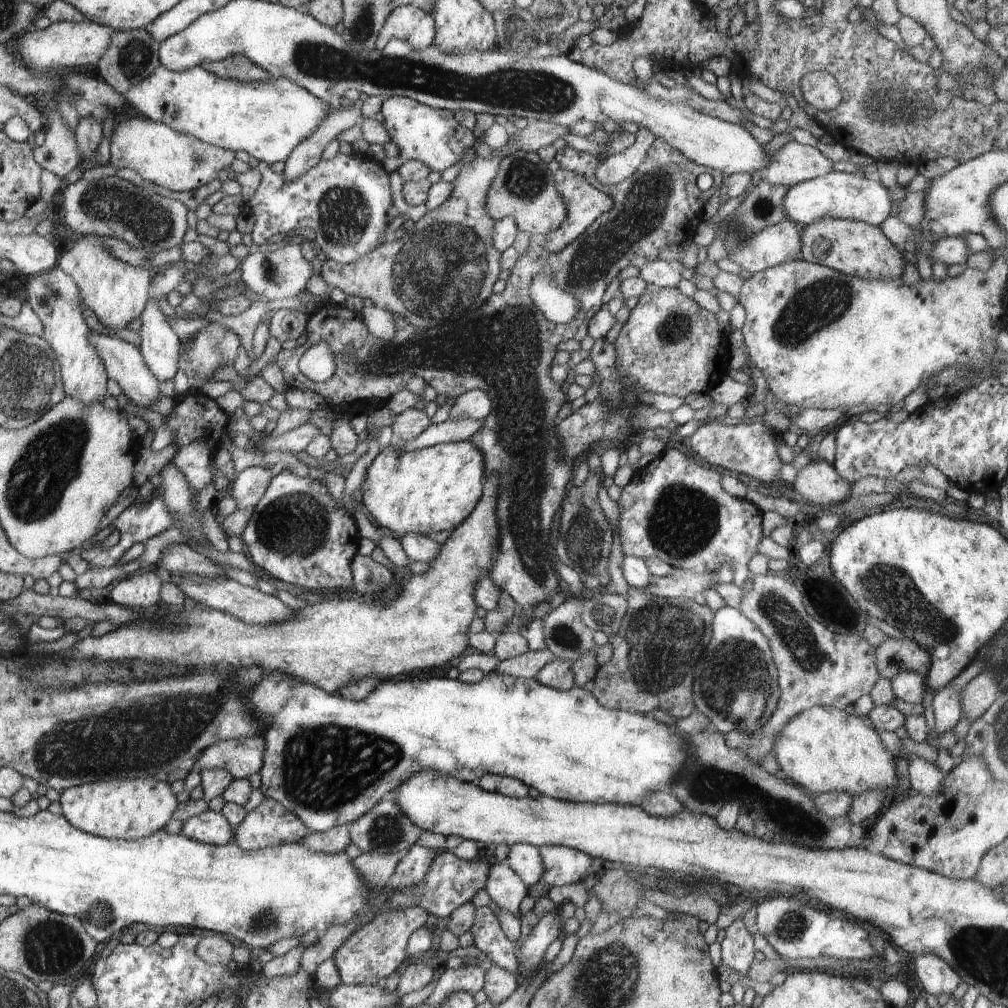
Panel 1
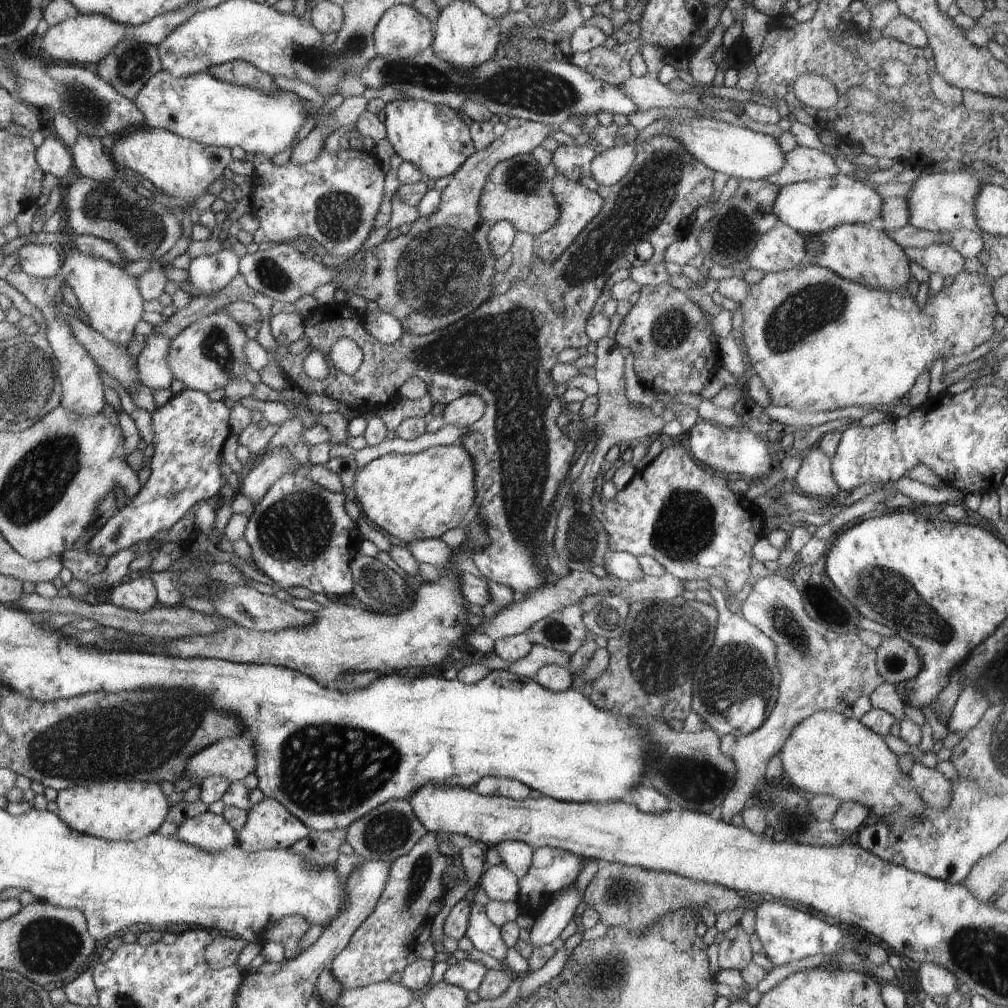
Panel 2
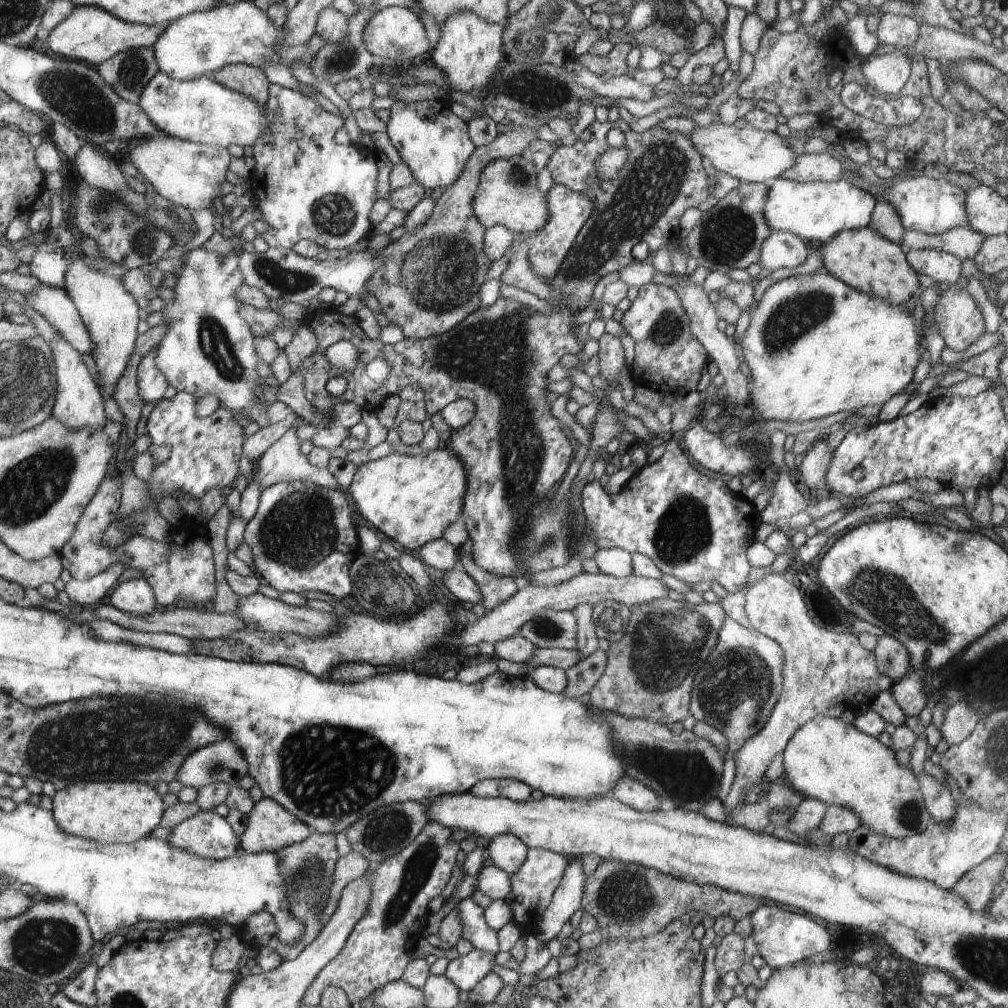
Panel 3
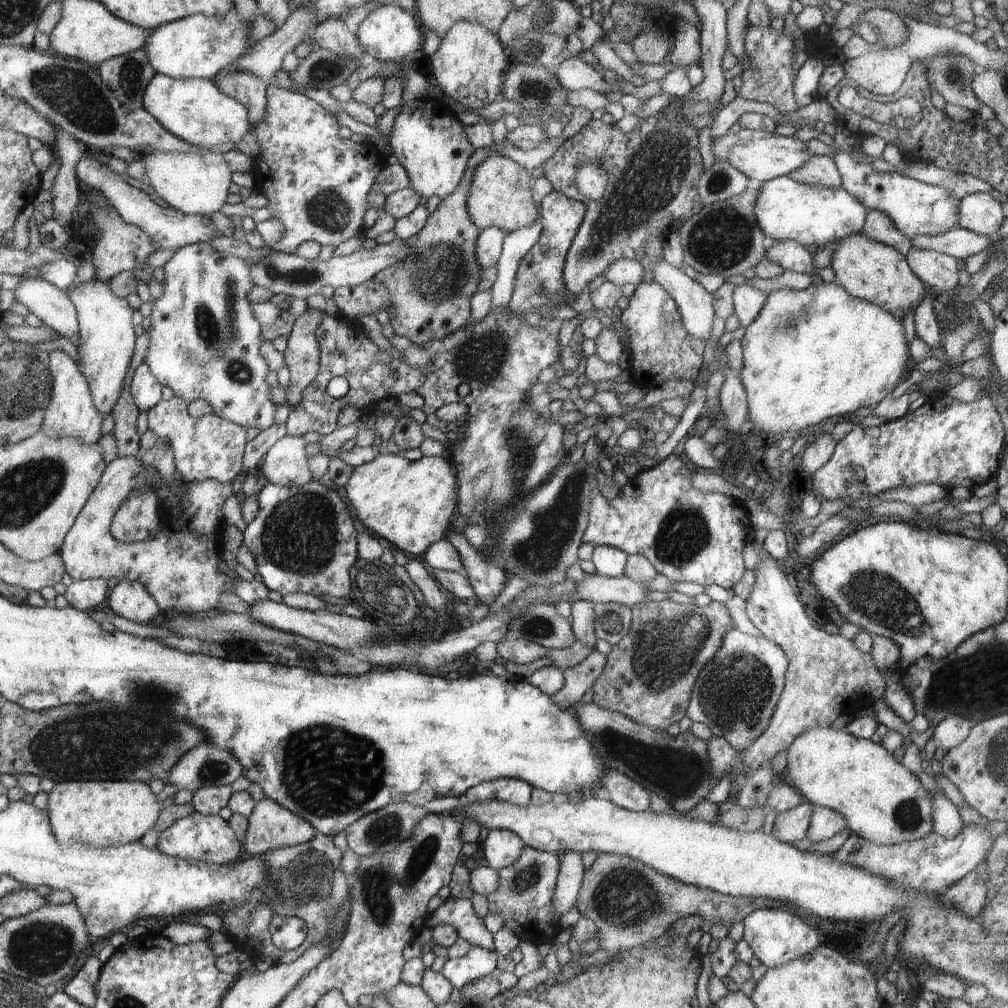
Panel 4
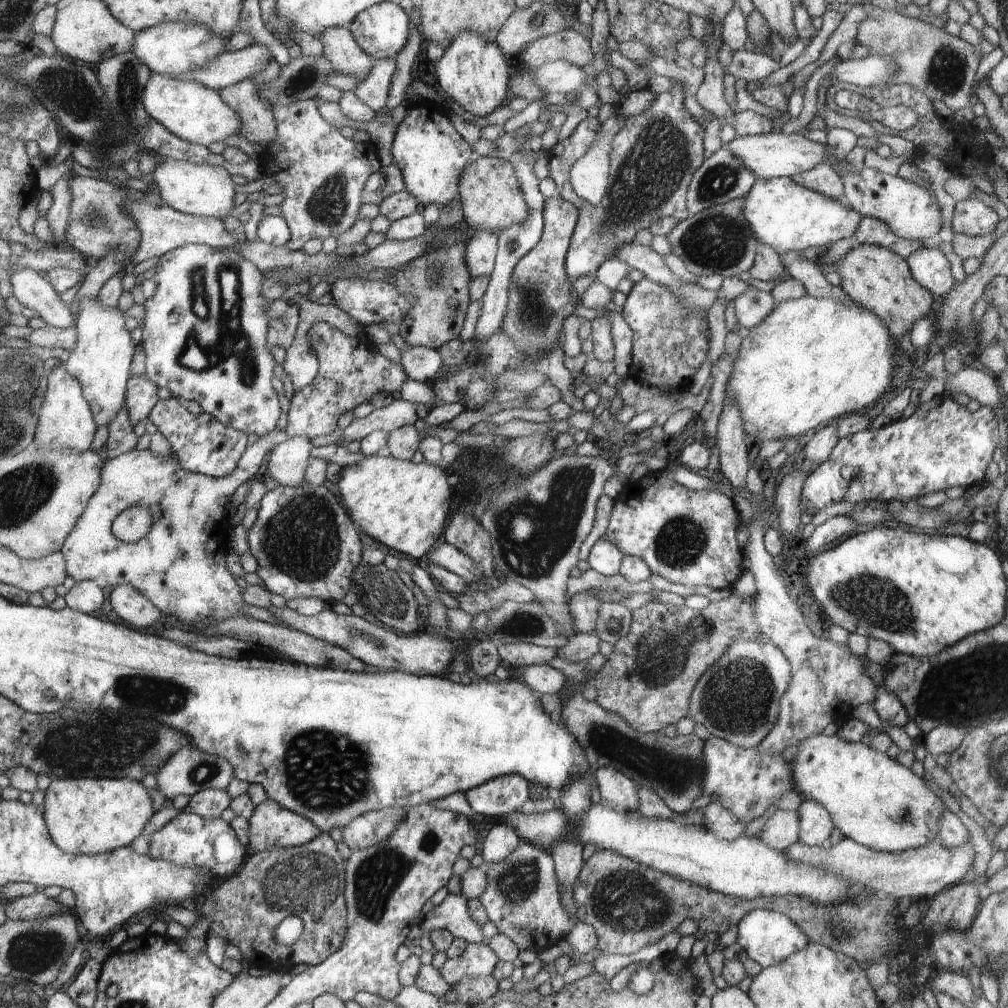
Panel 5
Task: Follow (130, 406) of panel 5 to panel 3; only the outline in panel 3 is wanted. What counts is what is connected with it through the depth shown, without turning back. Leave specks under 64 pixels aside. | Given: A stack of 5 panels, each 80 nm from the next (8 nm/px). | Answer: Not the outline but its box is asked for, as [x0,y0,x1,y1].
[136,346,169,403]

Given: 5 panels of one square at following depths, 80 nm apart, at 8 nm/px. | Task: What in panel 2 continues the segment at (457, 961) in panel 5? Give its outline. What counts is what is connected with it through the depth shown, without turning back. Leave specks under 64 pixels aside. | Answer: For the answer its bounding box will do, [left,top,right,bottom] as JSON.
[443,956,487,993]

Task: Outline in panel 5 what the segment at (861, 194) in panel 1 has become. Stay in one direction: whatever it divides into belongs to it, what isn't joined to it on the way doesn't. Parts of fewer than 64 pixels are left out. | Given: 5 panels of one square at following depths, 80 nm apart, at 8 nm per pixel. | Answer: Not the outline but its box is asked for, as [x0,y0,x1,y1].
[742,177,864,256]

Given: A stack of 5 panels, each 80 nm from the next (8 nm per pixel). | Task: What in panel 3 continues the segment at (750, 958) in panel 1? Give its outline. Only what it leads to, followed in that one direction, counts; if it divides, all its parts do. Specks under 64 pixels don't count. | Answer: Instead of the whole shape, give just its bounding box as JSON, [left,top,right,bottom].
[716,932,750,978]

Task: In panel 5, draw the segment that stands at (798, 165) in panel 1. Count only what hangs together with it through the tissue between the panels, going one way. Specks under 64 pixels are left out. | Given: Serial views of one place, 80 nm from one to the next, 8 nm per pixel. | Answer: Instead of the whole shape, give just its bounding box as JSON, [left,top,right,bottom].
[791,162,845,201]

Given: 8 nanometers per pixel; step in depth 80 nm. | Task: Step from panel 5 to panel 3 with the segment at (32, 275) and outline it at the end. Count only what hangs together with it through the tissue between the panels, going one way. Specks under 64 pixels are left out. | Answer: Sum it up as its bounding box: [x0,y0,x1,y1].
[26,286,96,355]

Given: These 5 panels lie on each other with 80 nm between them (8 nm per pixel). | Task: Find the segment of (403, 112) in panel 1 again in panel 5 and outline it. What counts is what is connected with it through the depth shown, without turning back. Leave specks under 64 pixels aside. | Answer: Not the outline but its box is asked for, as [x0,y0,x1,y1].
[392,99,476,214]

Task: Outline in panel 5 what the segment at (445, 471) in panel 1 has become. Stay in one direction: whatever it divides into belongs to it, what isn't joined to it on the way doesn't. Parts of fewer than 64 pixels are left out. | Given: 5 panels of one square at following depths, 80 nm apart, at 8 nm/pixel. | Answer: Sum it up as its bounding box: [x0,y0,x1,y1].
[336,457,452,560]

